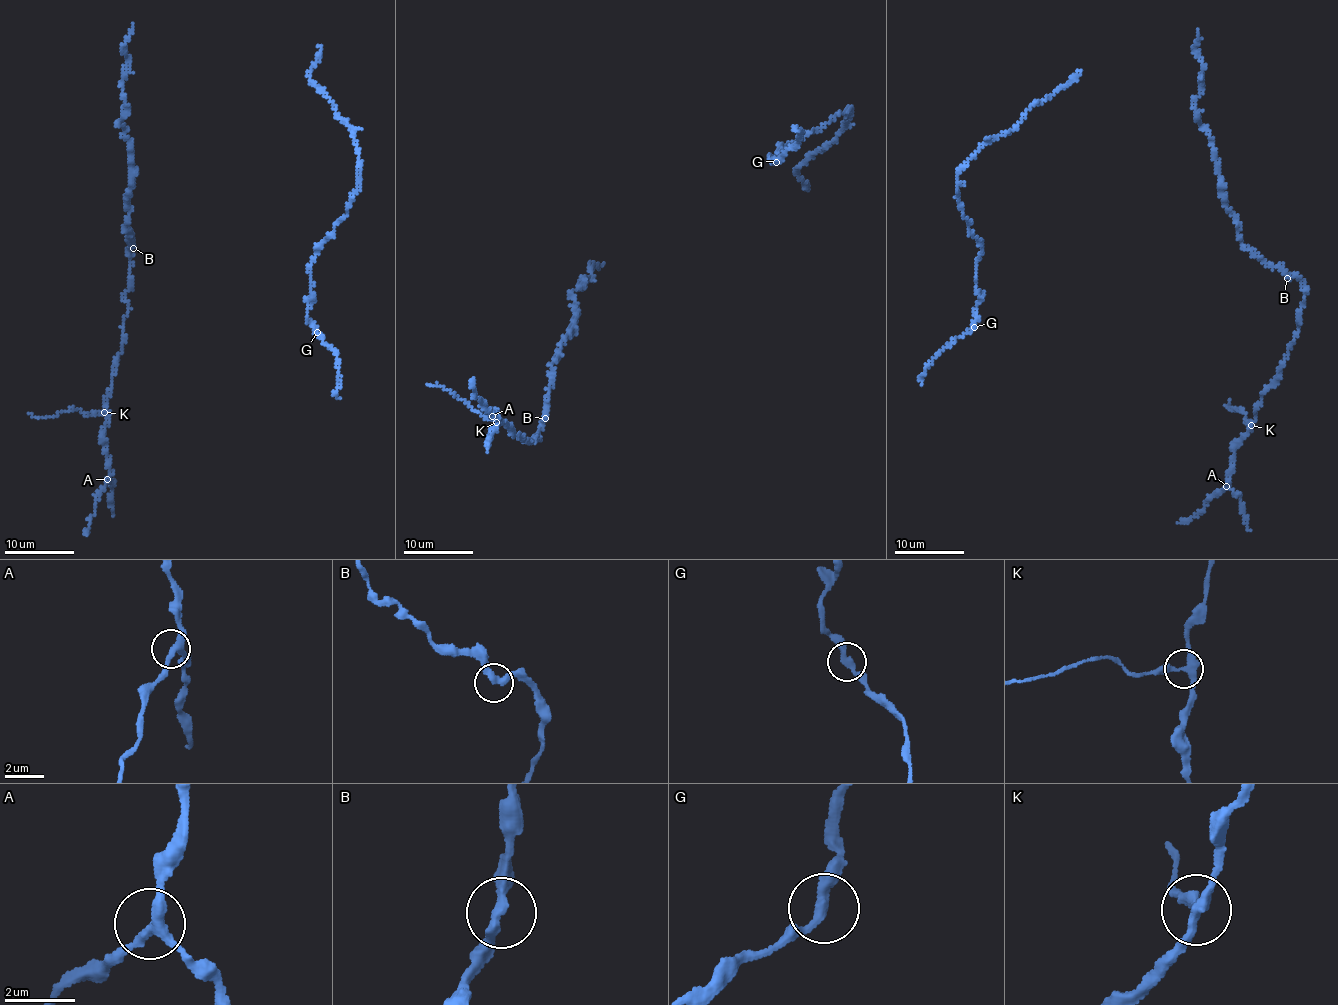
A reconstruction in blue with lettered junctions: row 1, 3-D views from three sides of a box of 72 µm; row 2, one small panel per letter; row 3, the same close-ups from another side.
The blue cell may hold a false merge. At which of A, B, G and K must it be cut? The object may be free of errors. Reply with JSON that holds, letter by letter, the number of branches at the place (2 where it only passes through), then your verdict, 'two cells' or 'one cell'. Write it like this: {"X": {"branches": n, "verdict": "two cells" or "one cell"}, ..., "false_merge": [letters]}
{"A": {"branches": 3, "verdict": "one cell"}, "B": {"branches": 2, "verdict": "one cell"}, "G": {"branches": 2, "verdict": "one cell"}, "K": {"branches": 3, "verdict": "two cells"}, "false_merge": ["K"]}

